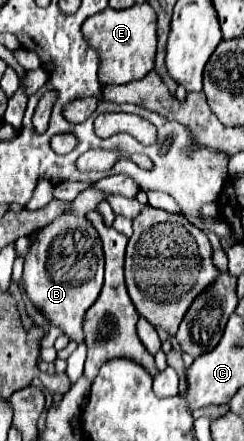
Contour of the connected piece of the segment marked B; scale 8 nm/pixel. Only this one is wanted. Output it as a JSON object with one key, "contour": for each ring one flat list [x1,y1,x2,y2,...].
{"contour":[[66,213,62,217,58,217,58,221,46,225,40,235,38,241,32,245,26,263,24,263,24,289,28,299,32,301,32,305,44,315,44,319,56,327,60,327,72,341,82,343,82,321,84,321,84,313,88,311,88,307,96,301,100,289,102,289,102,281,104,281,104,253,102,253,102,243,100,237,96,233,96,229,90,225,90,221,86,217,78,217,74,213]]}

